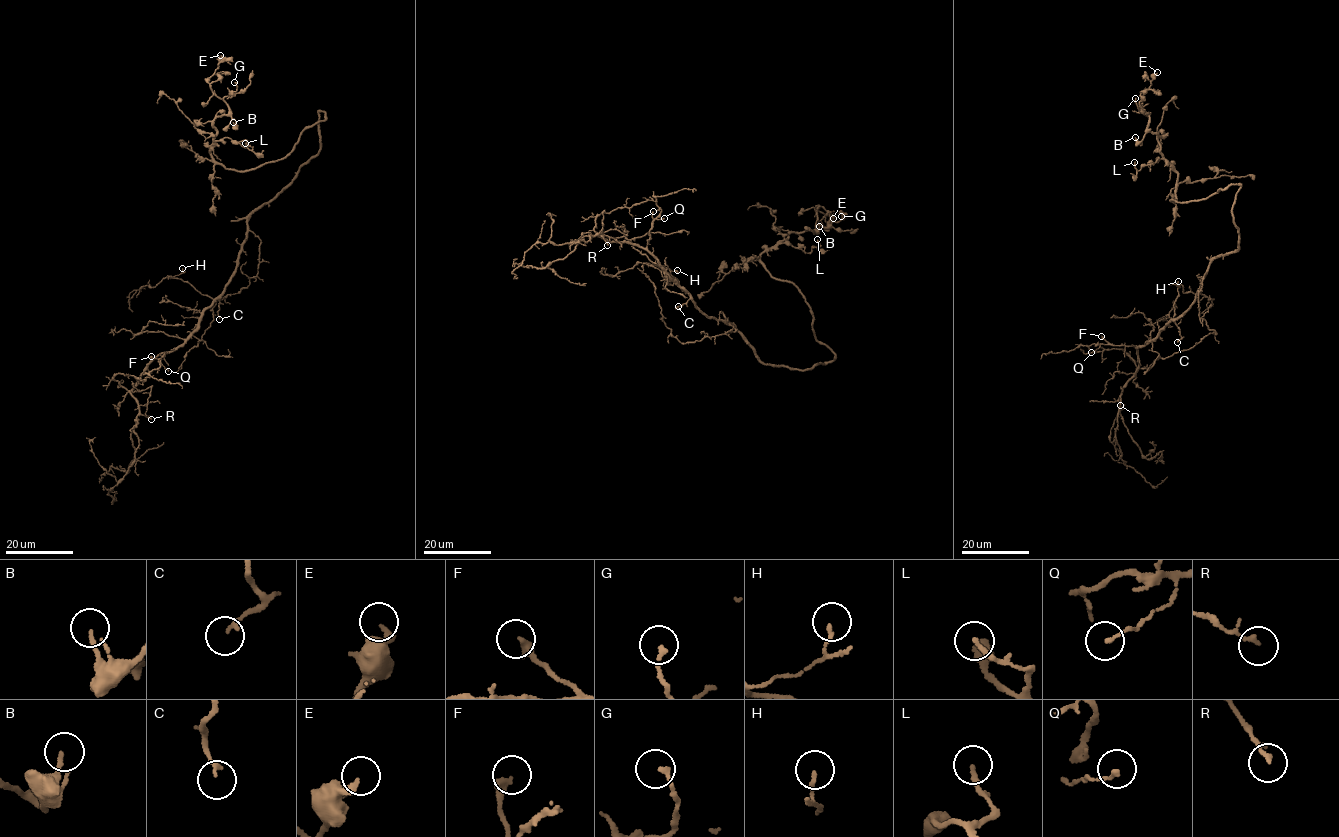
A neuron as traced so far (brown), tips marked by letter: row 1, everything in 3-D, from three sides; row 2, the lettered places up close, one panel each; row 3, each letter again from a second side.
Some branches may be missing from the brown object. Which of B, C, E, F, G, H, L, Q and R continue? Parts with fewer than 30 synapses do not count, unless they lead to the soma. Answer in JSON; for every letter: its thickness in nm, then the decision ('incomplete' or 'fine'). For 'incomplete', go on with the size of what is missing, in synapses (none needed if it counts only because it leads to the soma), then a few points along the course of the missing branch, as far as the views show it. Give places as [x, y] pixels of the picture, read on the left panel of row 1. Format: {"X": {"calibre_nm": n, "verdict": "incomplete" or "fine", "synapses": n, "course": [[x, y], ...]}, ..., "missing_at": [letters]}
{"B": {"calibre_nm": 160, "verdict": "fine"}, "C": {"calibre_nm": 170, "verdict": "fine"}, "E": {"calibre_nm": 260, "verdict": "fine"}, "F": {"calibre_nm": 340, "verdict": "fine"}, "G": {"calibre_nm": 170, "verdict": "fine"}, "H": {"calibre_nm": 130, "verdict": "fine"}, "L": {"calibre_nm": 190, "verdict": "fine"}, "Q": {"calibre_nm": 130, "verdict": "fine"}, "R": {"calibre_nm": 110, "verdict": "fine"}, "missing_at": []}

